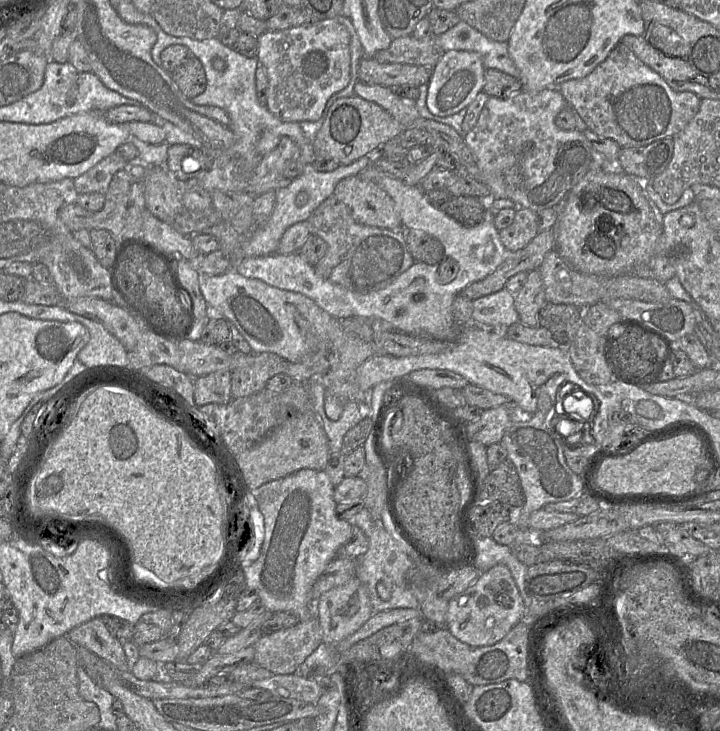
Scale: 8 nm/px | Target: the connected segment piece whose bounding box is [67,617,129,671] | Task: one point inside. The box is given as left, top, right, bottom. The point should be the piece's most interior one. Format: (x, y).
(93, 635)

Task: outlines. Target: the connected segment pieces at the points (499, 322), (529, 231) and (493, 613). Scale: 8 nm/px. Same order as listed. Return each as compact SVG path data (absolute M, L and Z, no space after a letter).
M506 287L473 301L472 323L488 326L510 326L519 322L514 306L515 295Z
M516 208L512 224L499 230L499 237L508 251L524 248L538 233L538 214L528 208Z
M497 564L482 573L474 584L448 602L446 628L470 646L489 646L502 640L524 615L524 602L510 570Z

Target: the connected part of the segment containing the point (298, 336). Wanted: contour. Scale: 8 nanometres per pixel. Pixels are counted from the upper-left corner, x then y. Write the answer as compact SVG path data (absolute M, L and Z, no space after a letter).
M235 270L221 275L200 274L199 286L212 311L220 313L223 318L235 325L249 343L254 354L275 353L289 362L296 363L305 356L316 353L319 349L330 352L329 370L321 377L315 378L315 380L320 380L325 388L324 408L330 420L336 421L340 418L346 403L366 401L368 393L362 391L356 383L356 372L364 361L376 354L376 346L373 342L366 342L358 336L344 331L339 319L321 309L312 299L301 293L273 287L259 279L244 277Z

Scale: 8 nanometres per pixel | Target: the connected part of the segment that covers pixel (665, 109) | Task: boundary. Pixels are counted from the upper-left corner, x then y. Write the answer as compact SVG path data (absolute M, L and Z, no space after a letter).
M622 42L587 76L561 83L559 91L589 130L615 141L621 148L673 138L697 114L701 101L693 92L672 90Z

